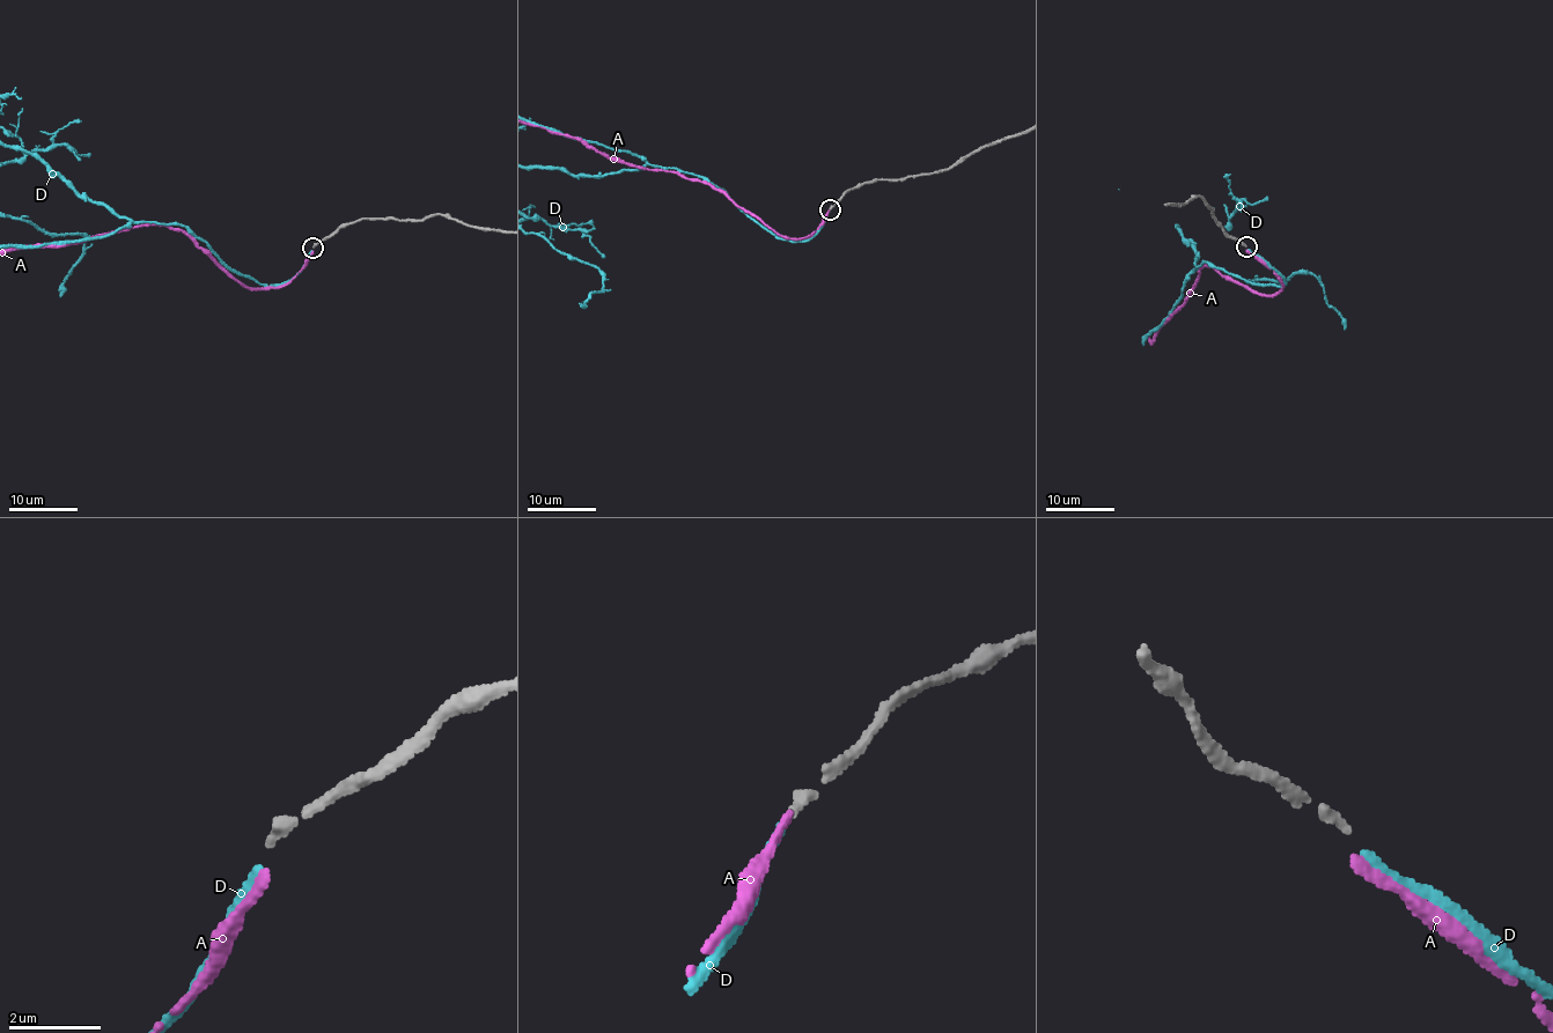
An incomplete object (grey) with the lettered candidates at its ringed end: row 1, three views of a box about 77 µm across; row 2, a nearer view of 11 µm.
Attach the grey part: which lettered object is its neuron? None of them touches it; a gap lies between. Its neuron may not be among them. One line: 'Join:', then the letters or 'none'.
Join: D

